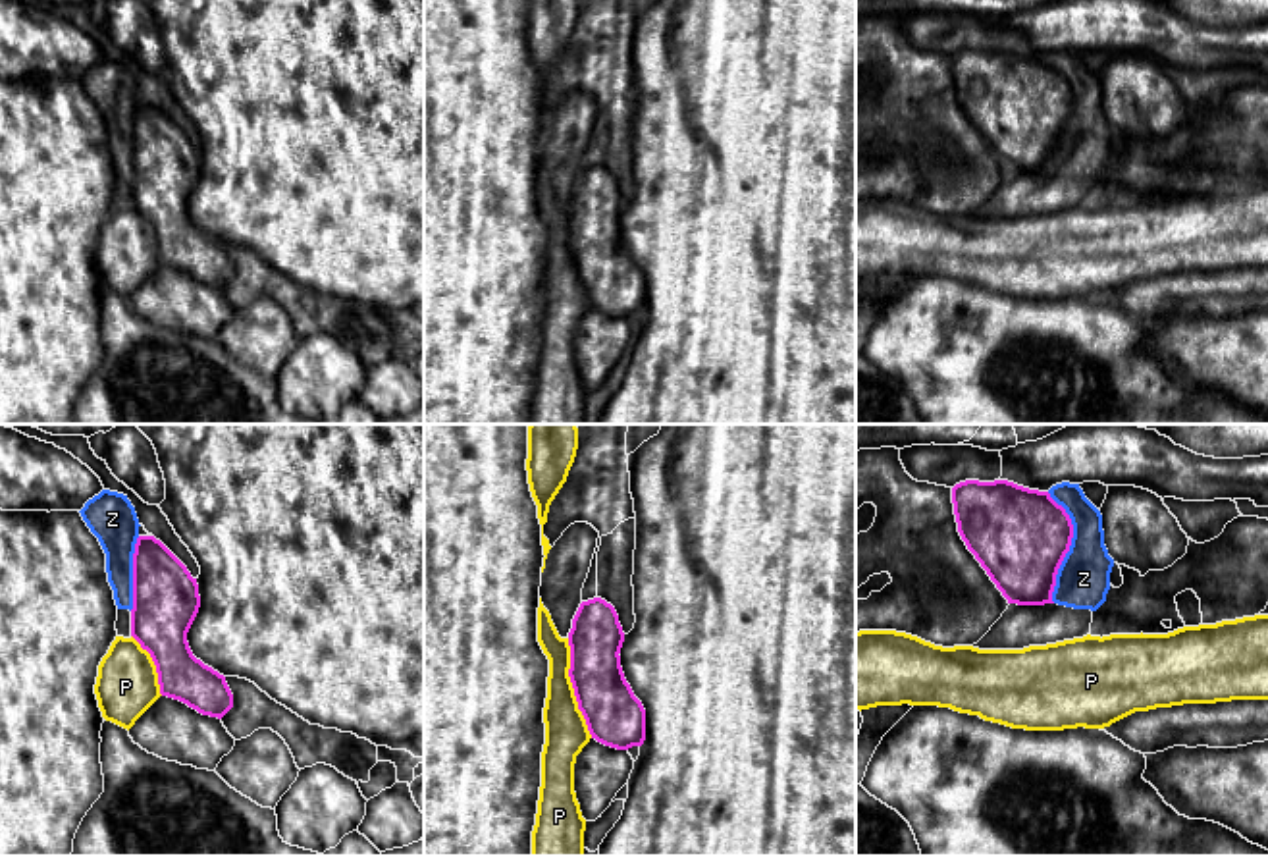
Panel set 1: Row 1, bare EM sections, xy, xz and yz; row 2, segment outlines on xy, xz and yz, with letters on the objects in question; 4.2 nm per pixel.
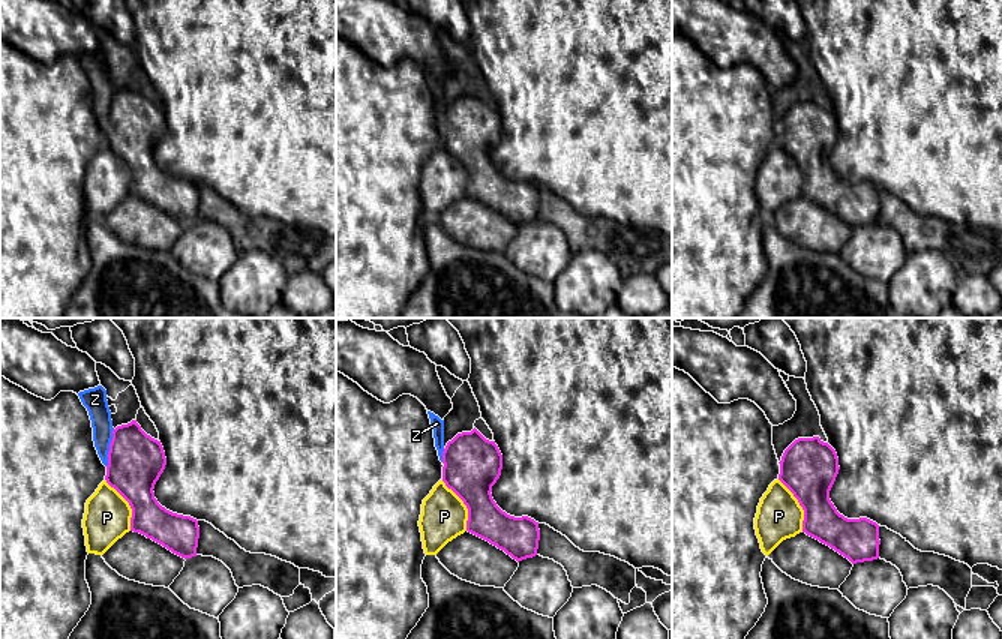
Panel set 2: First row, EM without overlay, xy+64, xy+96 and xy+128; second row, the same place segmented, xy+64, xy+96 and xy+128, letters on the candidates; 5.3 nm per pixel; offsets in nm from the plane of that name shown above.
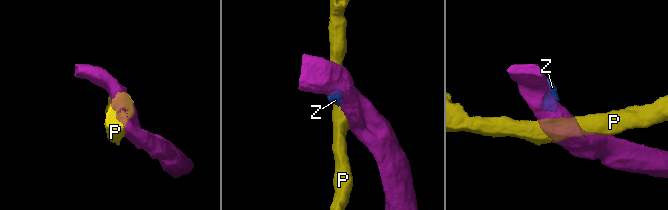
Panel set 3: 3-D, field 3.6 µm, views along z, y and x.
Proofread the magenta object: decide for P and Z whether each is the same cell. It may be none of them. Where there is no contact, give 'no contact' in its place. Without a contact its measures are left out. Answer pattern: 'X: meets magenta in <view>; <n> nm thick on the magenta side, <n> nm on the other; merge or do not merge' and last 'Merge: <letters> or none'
P: meets magenta in xz; 240 nm thick on the magenta side, 180 nm on the other; do not merge
Z: meets magenta in yz; 400 nm thick on the magenta side, 220 nm on the other; do not merge
Merge: none

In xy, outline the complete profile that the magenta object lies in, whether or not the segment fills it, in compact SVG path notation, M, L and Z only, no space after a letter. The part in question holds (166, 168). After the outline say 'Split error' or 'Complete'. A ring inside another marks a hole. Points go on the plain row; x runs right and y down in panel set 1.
M139 104L131 204L150 222L162 264L222 287L233 276L225 245L197 227L187 210L198 175L198 152L187 135L154 104Z. Complete

